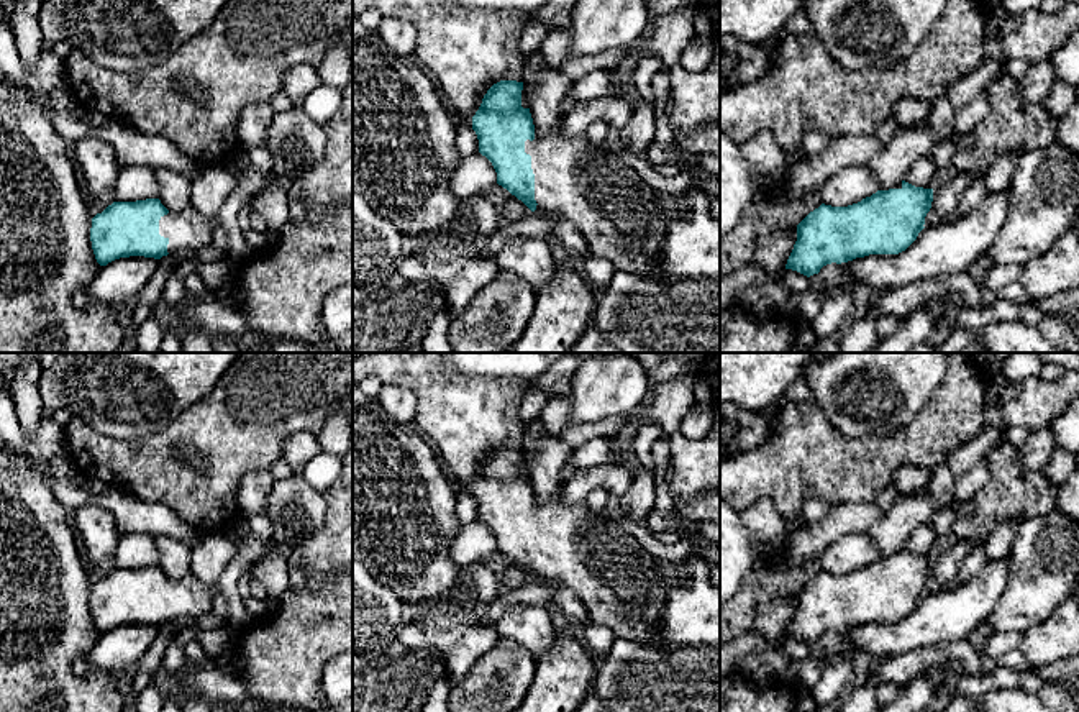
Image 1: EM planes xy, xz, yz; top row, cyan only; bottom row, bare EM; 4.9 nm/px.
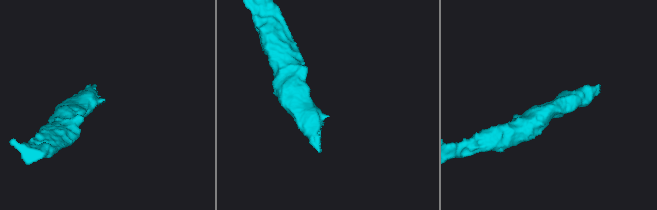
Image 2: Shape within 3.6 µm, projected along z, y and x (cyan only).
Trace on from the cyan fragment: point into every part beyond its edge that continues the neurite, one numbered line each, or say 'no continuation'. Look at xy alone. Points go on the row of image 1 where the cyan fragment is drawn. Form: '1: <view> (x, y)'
1: xy (189, 228)
2: xy (46, 258)

